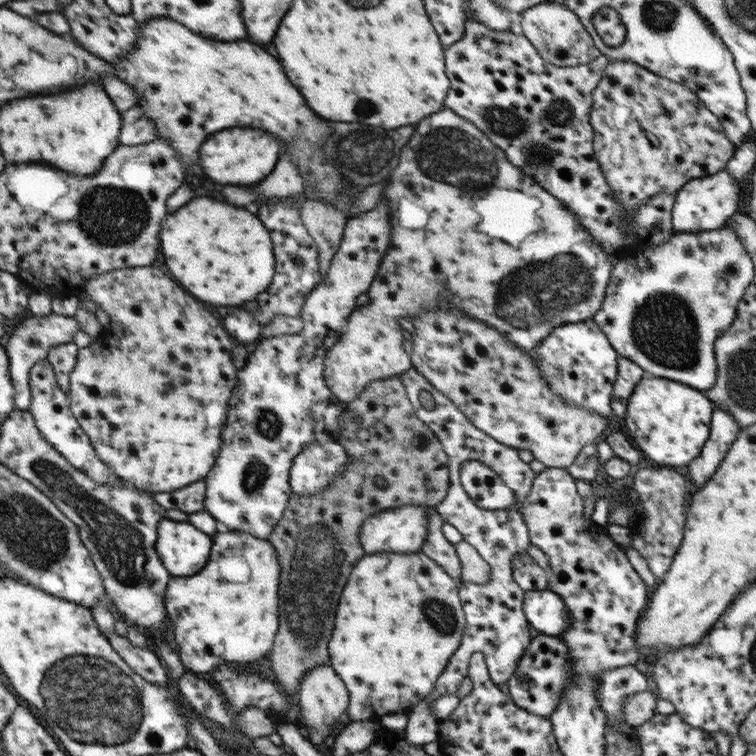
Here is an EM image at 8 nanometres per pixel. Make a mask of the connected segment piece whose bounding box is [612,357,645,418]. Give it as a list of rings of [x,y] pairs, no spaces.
[[[620,357],[618,360],[617,382],[613,388],[613,414],[623,417],[627,413],[627,405],[634,388],[644,377],[644,370],[628,358]]]

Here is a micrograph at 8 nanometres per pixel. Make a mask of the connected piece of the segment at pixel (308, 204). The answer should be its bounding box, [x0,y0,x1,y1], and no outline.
[301,199,348,274]

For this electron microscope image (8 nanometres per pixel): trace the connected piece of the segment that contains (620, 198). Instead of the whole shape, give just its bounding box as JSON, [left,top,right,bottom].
[592,60,736,216]

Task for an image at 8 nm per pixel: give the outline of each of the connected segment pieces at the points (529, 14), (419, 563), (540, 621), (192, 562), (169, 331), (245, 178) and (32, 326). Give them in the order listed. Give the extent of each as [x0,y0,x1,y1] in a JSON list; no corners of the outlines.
[[521,1,601,67],[328,551,468,721],[524,590,571,636],[158,520,214,576],[72,266,239,492],[202,128,280,184],[7,314,83,411]]

